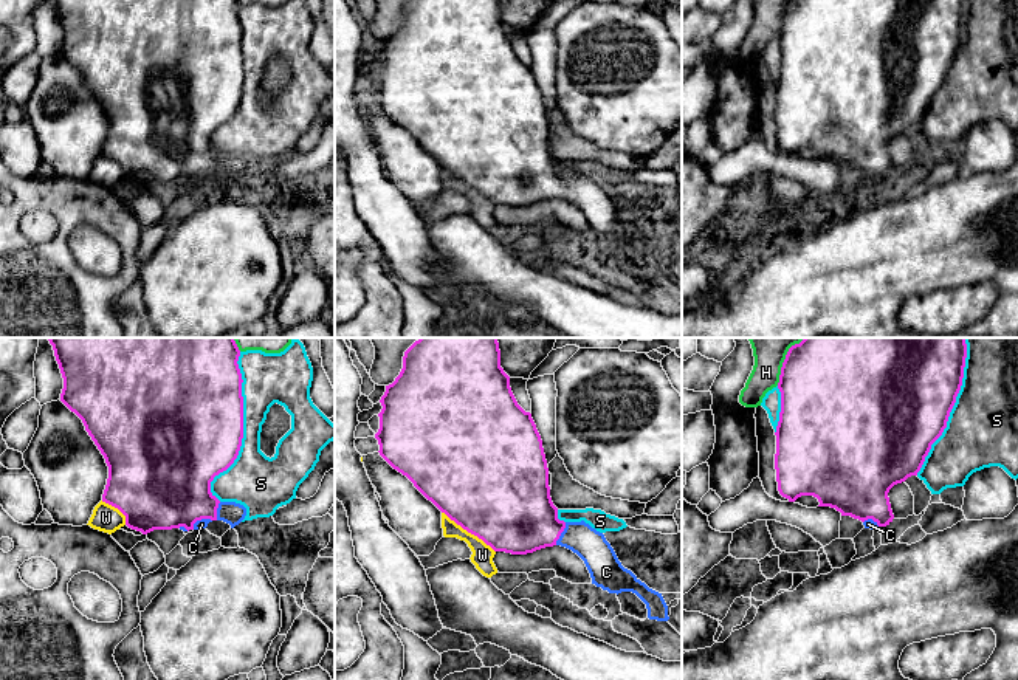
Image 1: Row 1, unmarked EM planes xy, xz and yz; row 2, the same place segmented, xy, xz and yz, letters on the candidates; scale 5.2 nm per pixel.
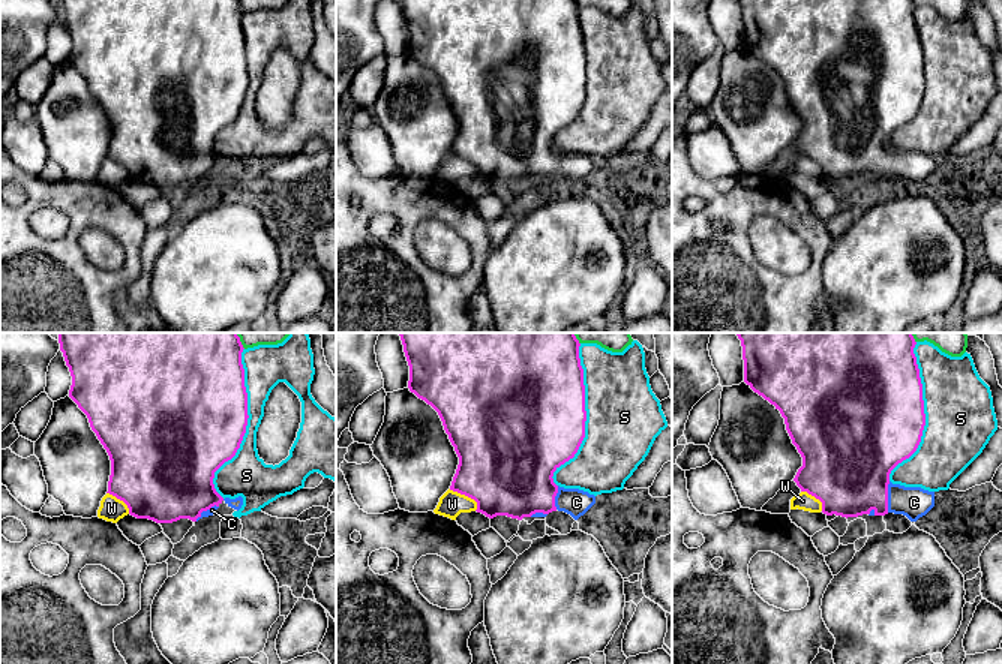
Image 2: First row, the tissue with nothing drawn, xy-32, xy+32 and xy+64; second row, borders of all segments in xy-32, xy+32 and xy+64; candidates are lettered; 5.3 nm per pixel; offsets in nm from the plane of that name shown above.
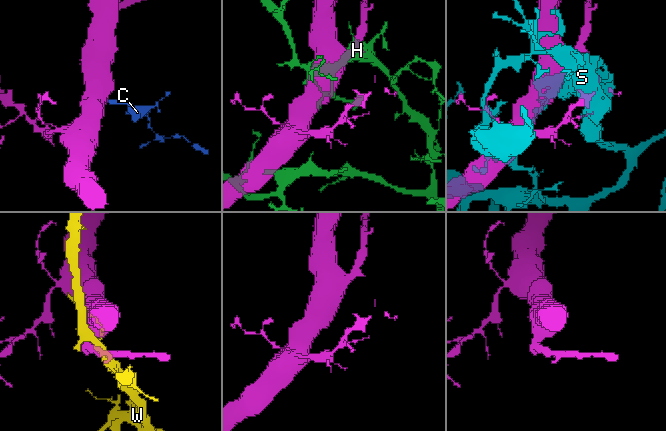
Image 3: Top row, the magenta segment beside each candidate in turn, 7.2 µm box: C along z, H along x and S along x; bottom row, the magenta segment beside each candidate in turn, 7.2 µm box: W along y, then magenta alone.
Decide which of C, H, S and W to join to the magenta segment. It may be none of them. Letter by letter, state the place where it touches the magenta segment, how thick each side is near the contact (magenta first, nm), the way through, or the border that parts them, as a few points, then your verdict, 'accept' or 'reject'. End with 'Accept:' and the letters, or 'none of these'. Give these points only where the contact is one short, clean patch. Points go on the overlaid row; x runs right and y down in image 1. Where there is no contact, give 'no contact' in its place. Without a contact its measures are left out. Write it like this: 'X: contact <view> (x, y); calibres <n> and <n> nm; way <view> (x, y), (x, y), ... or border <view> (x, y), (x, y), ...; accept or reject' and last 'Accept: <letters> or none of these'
C: contact xz (561, 532); calibres 400 and 170 nm; way xz (516, 515), (546, 530), (561, 532), (578, 536), (591, 546); accept
H: contact yz (784, 360); calibres 480 and 220 nm; reject
S: contact xy (242, 428); calibres 500 and 240 nm; reject
W: contact xz (468, 532); calibres 500 and 110 nm; reject
Accept: C

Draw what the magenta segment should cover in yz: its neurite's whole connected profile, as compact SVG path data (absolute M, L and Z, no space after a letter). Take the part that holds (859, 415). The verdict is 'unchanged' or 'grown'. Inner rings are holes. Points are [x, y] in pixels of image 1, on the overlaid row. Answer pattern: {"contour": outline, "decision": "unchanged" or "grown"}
{"contour": "M804 338L800 344L789 349L781 367L778 389L781 392L781 412L776 426L776 454L775 469L778 491L789 502L801 496L813 496L818 507L831 507L863 522L865 528L877 530L892 522L888 493L911 476L917 476L931 445L942 435L947 428L950 412L962 386L964 367L967 358L965 338Z", "decision": "grown"}

